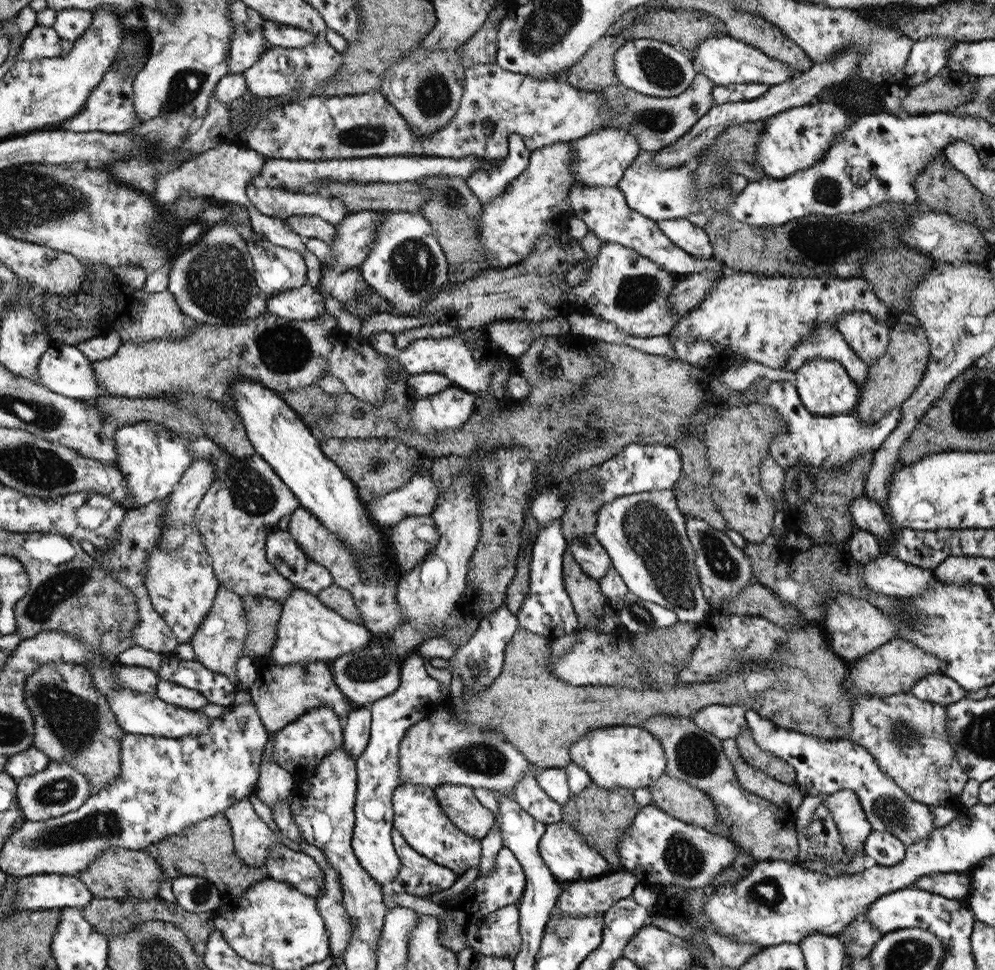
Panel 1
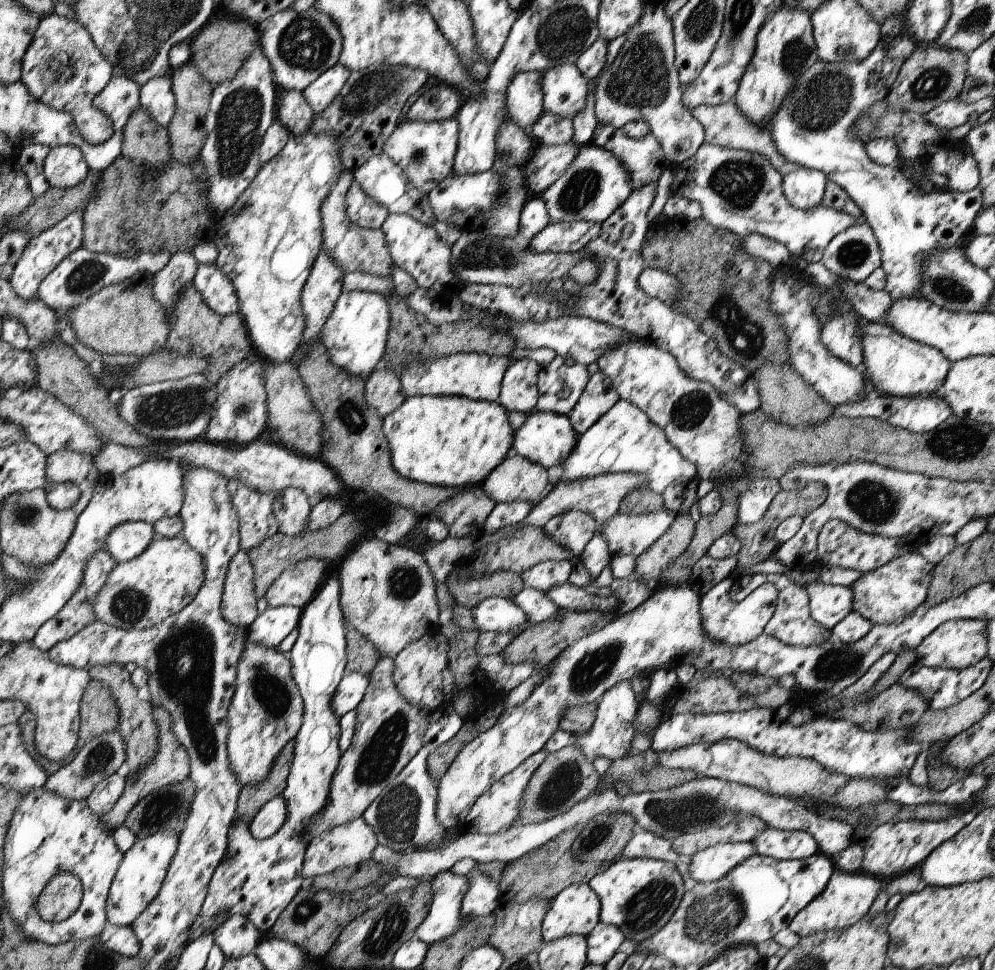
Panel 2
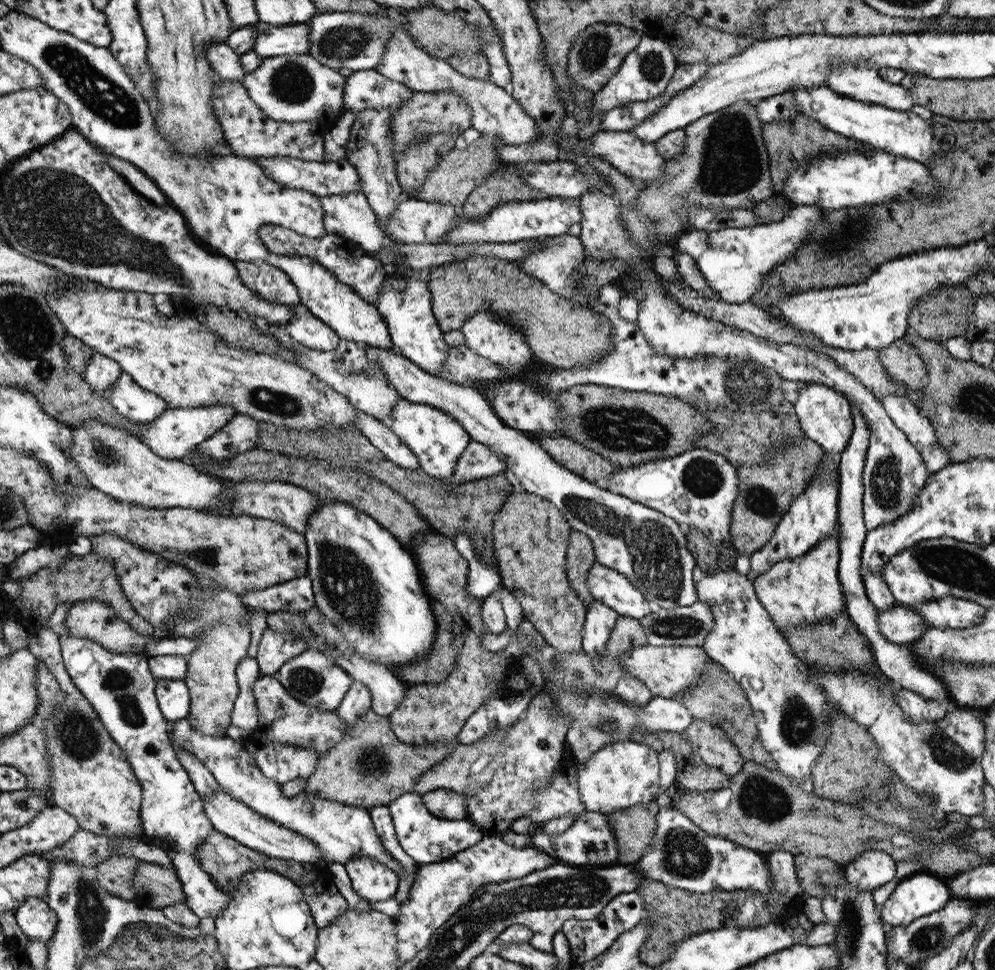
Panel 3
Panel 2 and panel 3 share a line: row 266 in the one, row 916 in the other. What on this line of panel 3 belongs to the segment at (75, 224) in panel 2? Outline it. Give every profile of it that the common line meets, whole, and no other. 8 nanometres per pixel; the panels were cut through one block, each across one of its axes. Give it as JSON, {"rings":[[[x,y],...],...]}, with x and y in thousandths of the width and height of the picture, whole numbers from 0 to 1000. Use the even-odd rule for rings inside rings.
{"rings":[[[29,926],[15,945],[26,965],[37,967],[45,974],[52,970],[57,961],[58,946],[44,927]]]}

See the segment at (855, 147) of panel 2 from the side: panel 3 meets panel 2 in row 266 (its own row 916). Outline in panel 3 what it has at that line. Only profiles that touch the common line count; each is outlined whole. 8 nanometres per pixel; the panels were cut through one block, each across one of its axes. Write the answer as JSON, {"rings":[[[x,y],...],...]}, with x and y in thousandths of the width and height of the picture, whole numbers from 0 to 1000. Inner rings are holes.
{"rings":[[[927,898],[908,906],[883,942],[897,956],[911,955],[923,946],[949,937],[956,927],[951,908]]]}

